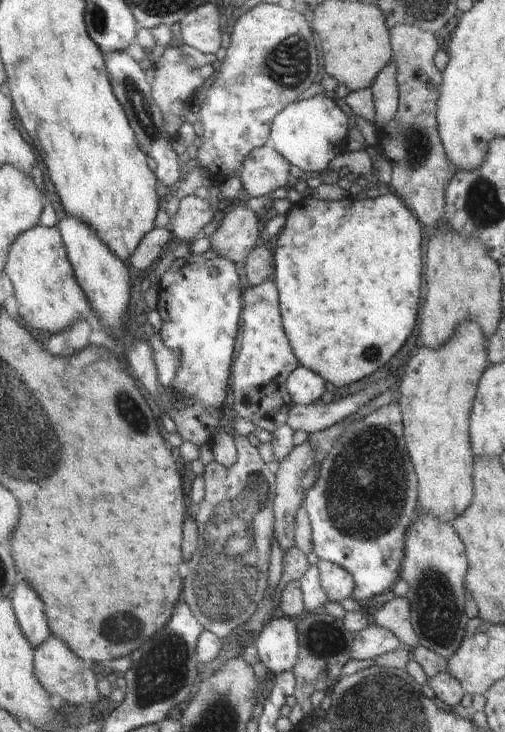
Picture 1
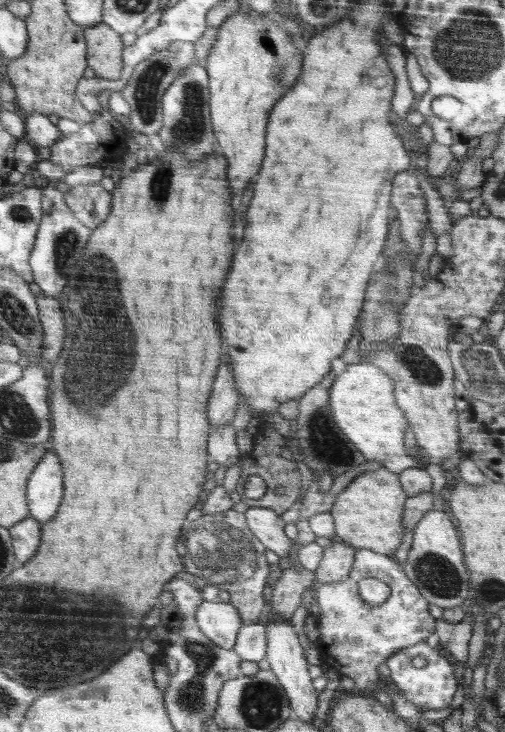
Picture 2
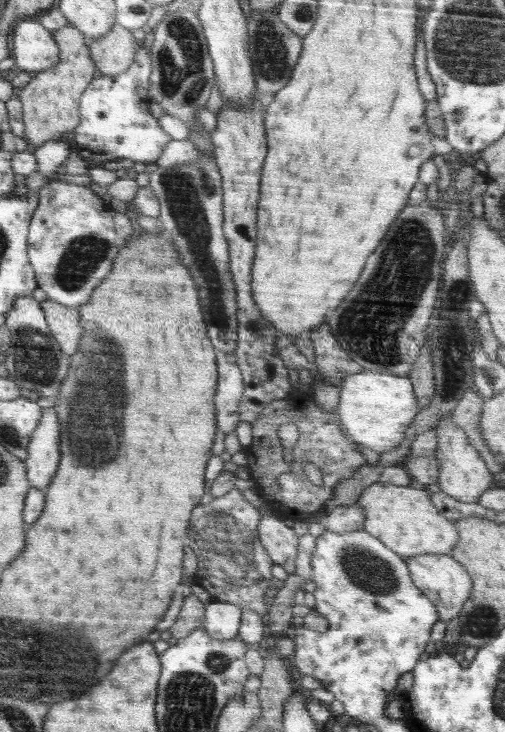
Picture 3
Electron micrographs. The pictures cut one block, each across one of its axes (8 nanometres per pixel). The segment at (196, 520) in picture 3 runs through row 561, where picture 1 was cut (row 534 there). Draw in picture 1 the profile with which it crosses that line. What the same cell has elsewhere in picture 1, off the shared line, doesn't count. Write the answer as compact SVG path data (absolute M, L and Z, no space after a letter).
M234 435L236 462L226 468L212 461L202 475L204 498L195 503L199 546L190 561L190 576L184 584L184 602L204 630L226 639L238 624L254 614L266 588L266 570L272 544L274 474L262 462L258 450L244 435Z

